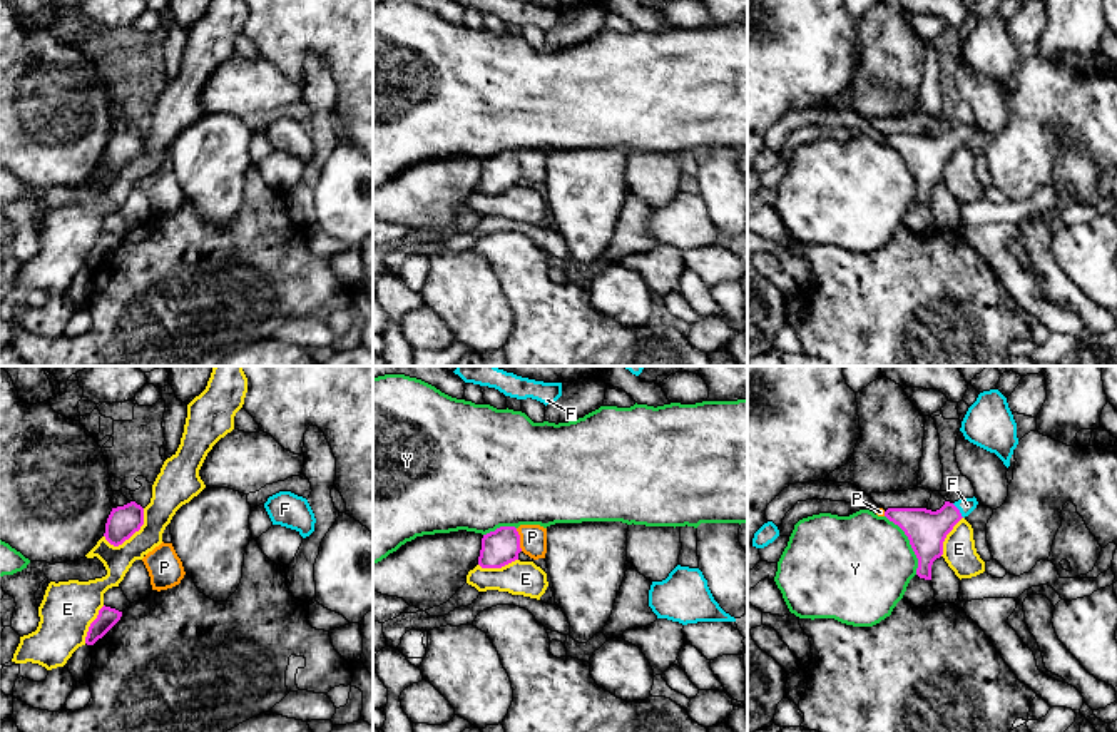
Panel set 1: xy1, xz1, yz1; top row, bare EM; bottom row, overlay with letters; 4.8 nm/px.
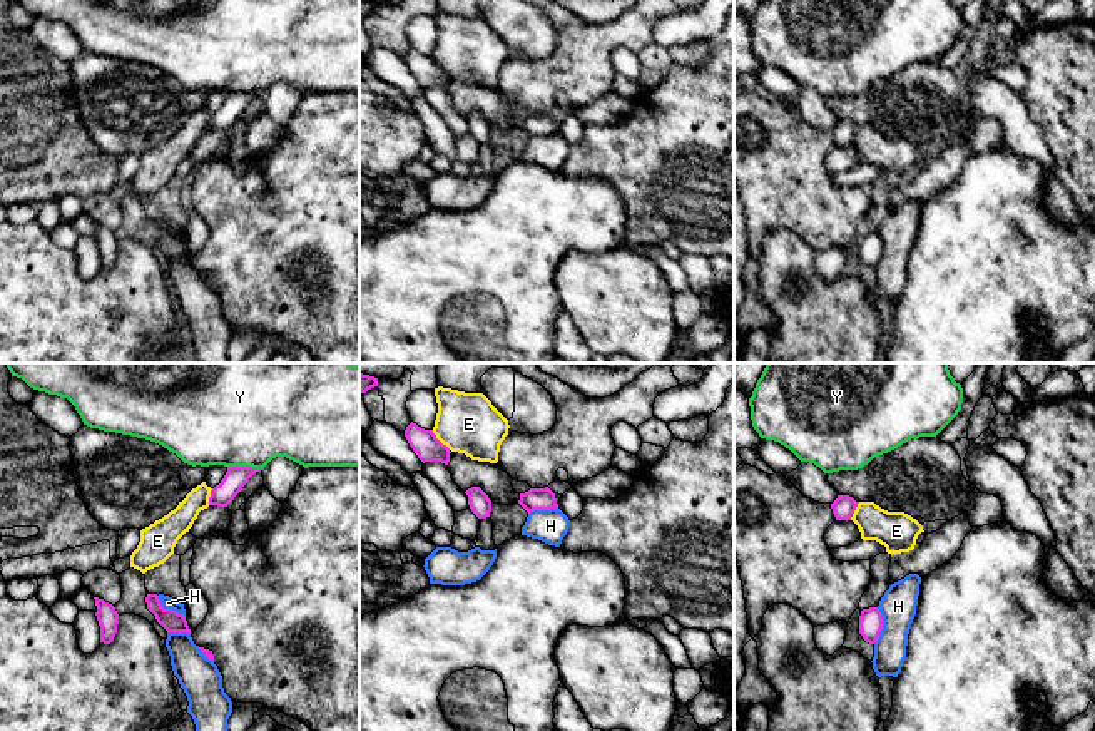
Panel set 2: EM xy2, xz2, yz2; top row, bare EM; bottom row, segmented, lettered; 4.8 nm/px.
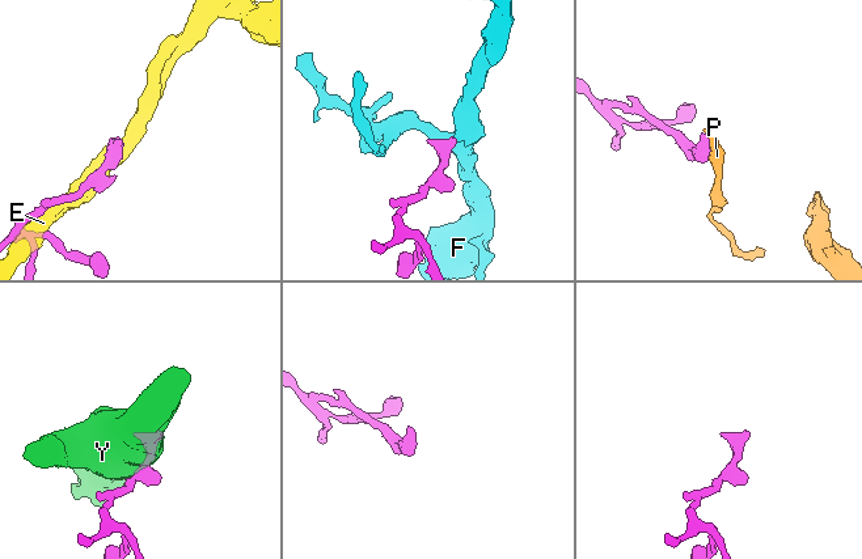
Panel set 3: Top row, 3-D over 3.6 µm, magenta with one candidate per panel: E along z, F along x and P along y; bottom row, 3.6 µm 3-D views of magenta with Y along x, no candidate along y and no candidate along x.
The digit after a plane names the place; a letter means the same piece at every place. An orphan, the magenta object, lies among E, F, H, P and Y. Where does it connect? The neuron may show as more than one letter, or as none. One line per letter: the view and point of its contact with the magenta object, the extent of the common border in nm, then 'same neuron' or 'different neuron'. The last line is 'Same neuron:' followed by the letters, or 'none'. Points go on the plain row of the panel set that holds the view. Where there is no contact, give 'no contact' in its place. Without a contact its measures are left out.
E: contact xy1 (131, 161); length 240 nm; different neuron
F: contact yz1 (958, 136); length 90 nm; same neuron
H: contact yz2 (881, 251); length 180 nm; different neuron
P: contact xz1 (519, 166); length 120 nm; different neuron
Y: contact yz1 (910, 169); length 320 nm; different neuron
Same neuron: F

